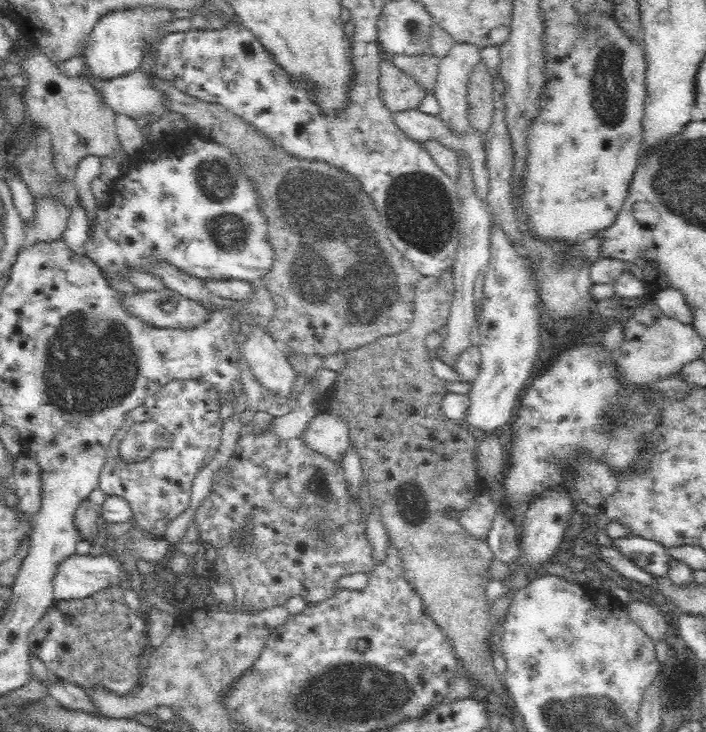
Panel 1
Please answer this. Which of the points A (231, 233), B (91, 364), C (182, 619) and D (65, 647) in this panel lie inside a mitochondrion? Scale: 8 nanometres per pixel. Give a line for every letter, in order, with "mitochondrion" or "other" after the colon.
A: mitochondrion
B: mitochondrion
C: other
D: other

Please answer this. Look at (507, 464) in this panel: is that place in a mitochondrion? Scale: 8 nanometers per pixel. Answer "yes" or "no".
no

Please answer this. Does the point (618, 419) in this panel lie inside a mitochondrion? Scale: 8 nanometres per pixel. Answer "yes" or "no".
yes

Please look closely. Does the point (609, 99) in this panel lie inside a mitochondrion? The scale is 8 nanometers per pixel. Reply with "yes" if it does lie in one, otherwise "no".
yes

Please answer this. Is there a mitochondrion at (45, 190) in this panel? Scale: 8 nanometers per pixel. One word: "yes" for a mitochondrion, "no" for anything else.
no

